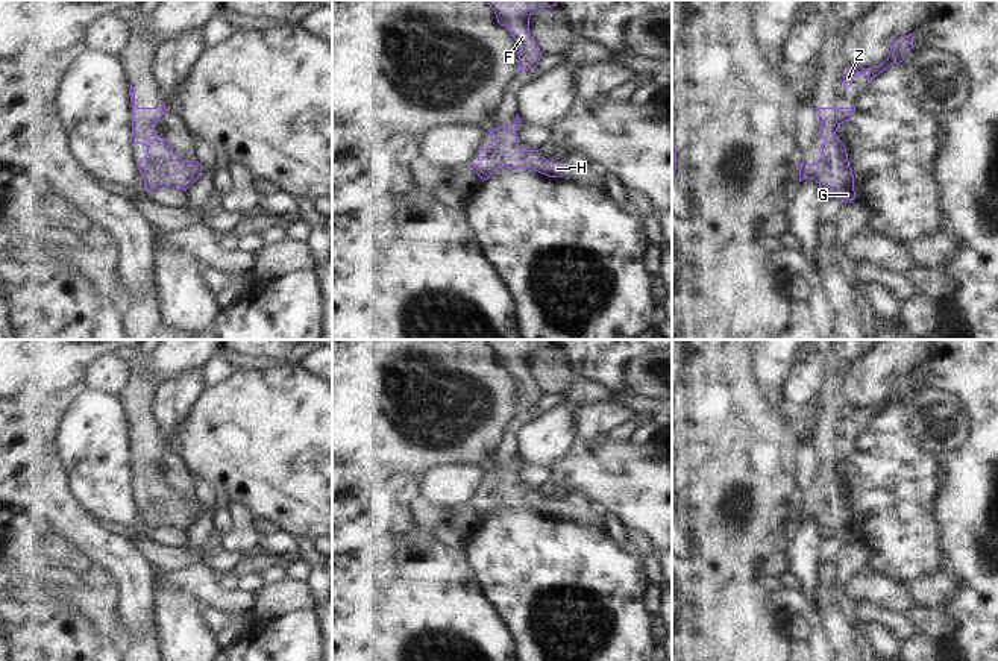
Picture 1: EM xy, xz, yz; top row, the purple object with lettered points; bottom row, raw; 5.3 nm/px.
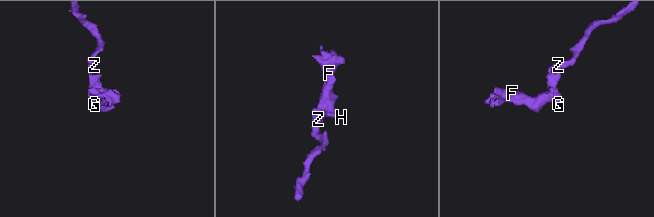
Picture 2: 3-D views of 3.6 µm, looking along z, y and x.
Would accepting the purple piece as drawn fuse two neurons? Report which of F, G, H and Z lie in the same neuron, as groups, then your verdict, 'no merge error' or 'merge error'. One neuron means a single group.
F G H Z | no merge error

